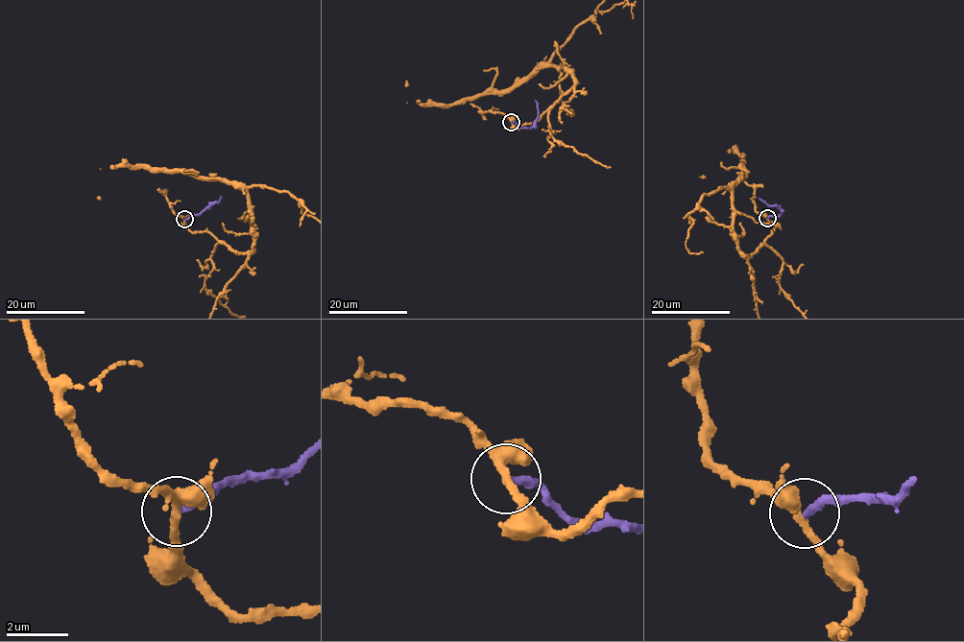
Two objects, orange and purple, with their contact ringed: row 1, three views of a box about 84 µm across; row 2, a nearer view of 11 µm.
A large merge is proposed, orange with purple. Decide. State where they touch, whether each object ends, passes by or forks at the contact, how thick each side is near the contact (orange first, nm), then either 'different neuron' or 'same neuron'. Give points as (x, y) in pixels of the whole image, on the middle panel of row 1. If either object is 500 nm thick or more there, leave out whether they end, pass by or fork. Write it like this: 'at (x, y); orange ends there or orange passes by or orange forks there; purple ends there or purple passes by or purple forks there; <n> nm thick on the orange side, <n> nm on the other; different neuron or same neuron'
at (511, 122); orange forks there; purple ends there; 260 nm thick on the orange side, 240 nm on the other; different neuron

